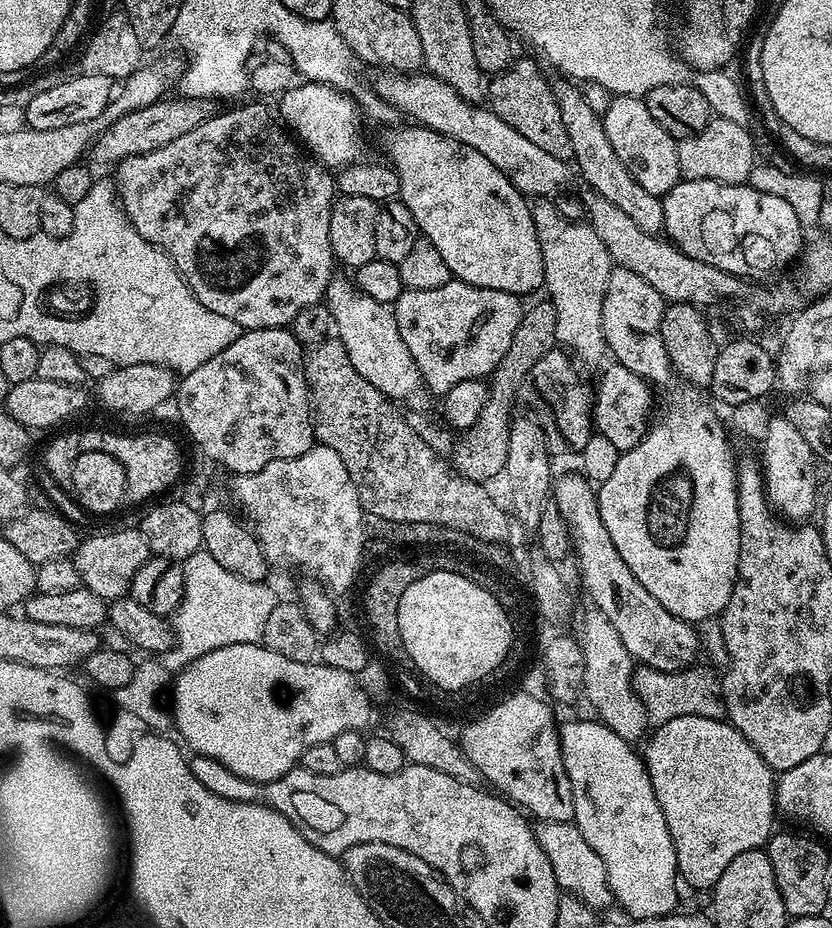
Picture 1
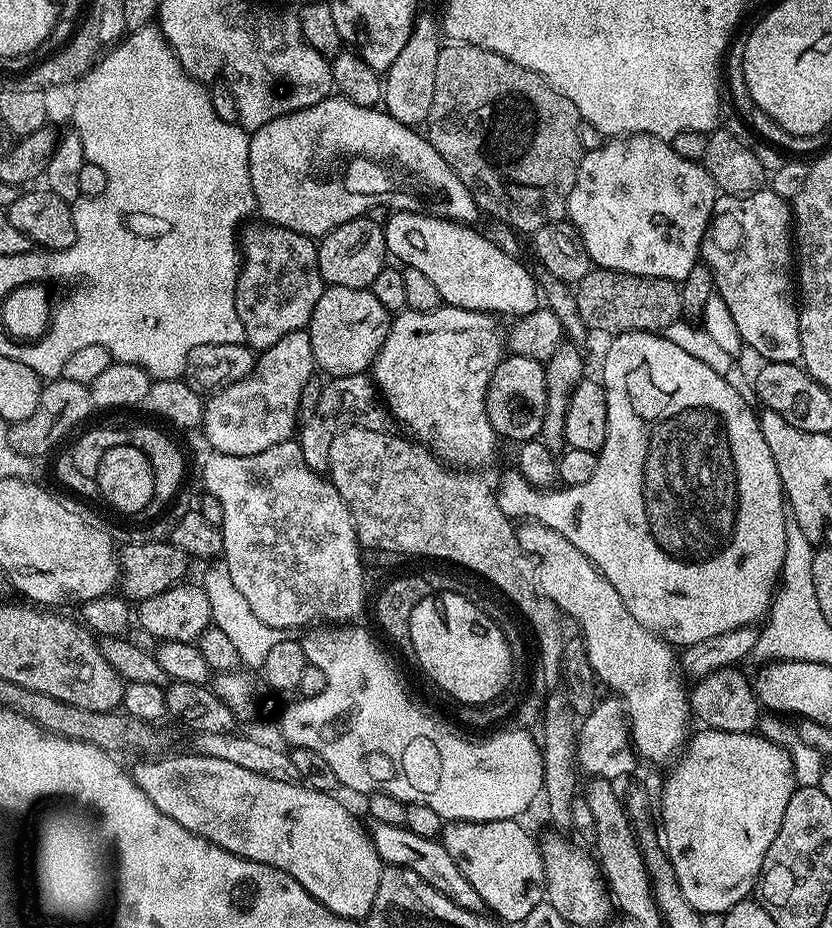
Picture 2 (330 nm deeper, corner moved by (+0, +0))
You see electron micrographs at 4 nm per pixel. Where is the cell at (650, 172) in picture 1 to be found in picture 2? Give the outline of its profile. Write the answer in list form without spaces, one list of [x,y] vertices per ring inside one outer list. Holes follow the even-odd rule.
[[[638,132],[630,136],[609,139],[601,148],[595,148],[592,152],[584,152],[581,155],[576,181],[570,190],[566,216],[570,223],[579,230],[582,242],[586,246],[586,254],[595,267],[609,268],[615,272],[625,272],[635,276],[651,276],[653,280],[682,282],[686,274],[690,274],[690,270],[694,270],[694,266],[701,259],[700,246],[704,243],[704,232],[708,229],[708,223],[712,221],[712,211],[716,205],[717,195],[717,186],[703,163],[687,160],[674,154],[672,145],[667,140],[659,140],[656,136],[647,136],[645,132]]]

